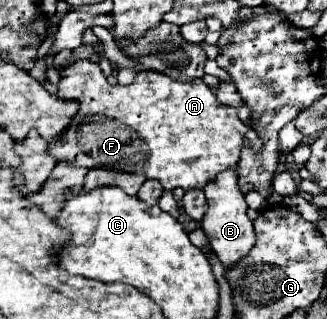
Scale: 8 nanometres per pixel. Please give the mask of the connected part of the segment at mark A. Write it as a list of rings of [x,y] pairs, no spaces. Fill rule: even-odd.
[[[77,60],[59,68],[59,74],[57,96],[77,100],[79,112],[117,118],[135,130],[139,138],[153,138],[153,144],[149,144],[151,158],[143,164],[143,174],[159,180],[165,190],[177,186],[183,190],[203,188],[219,172],[239,162],[243,138],[249,138],[255,150],[261,148],[259,136],[239,120],[235,108],[219,104],[213,90],[203,80],[177,82],[159,72],[137,72],[133,84],[111,86],[99,64],[91,60]]]

